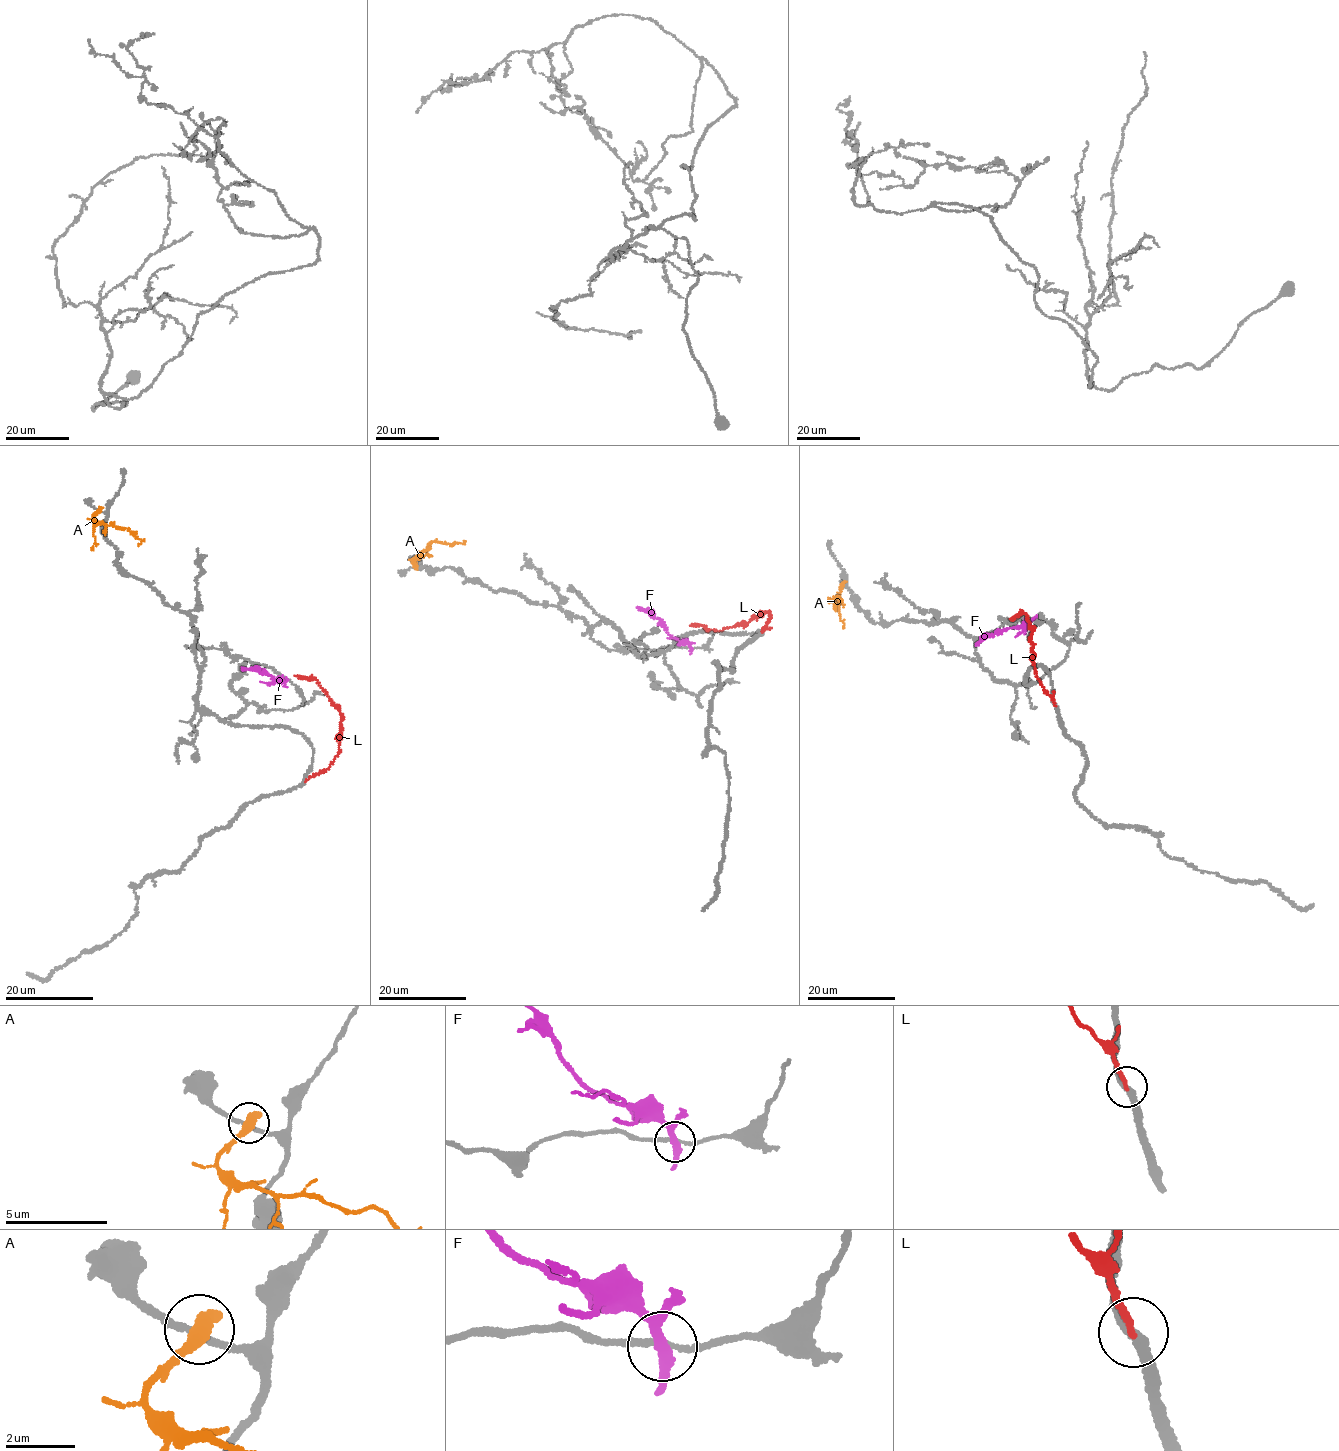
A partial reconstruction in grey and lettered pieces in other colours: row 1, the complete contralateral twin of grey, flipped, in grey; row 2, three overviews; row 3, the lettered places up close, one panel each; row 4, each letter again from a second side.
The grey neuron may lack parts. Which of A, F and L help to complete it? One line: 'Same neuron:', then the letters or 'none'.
Same neuron: none

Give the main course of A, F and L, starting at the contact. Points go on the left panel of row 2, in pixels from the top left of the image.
A: (99, 509), (92, 519), (129, 529), (141, 540), (138, 545)
F: (286, 680), (276, 680), (263, 671), (242, 668)
L: (306, 781), (324, 771), (338, 755), (341, 716), (316, 680), (295, 676)

